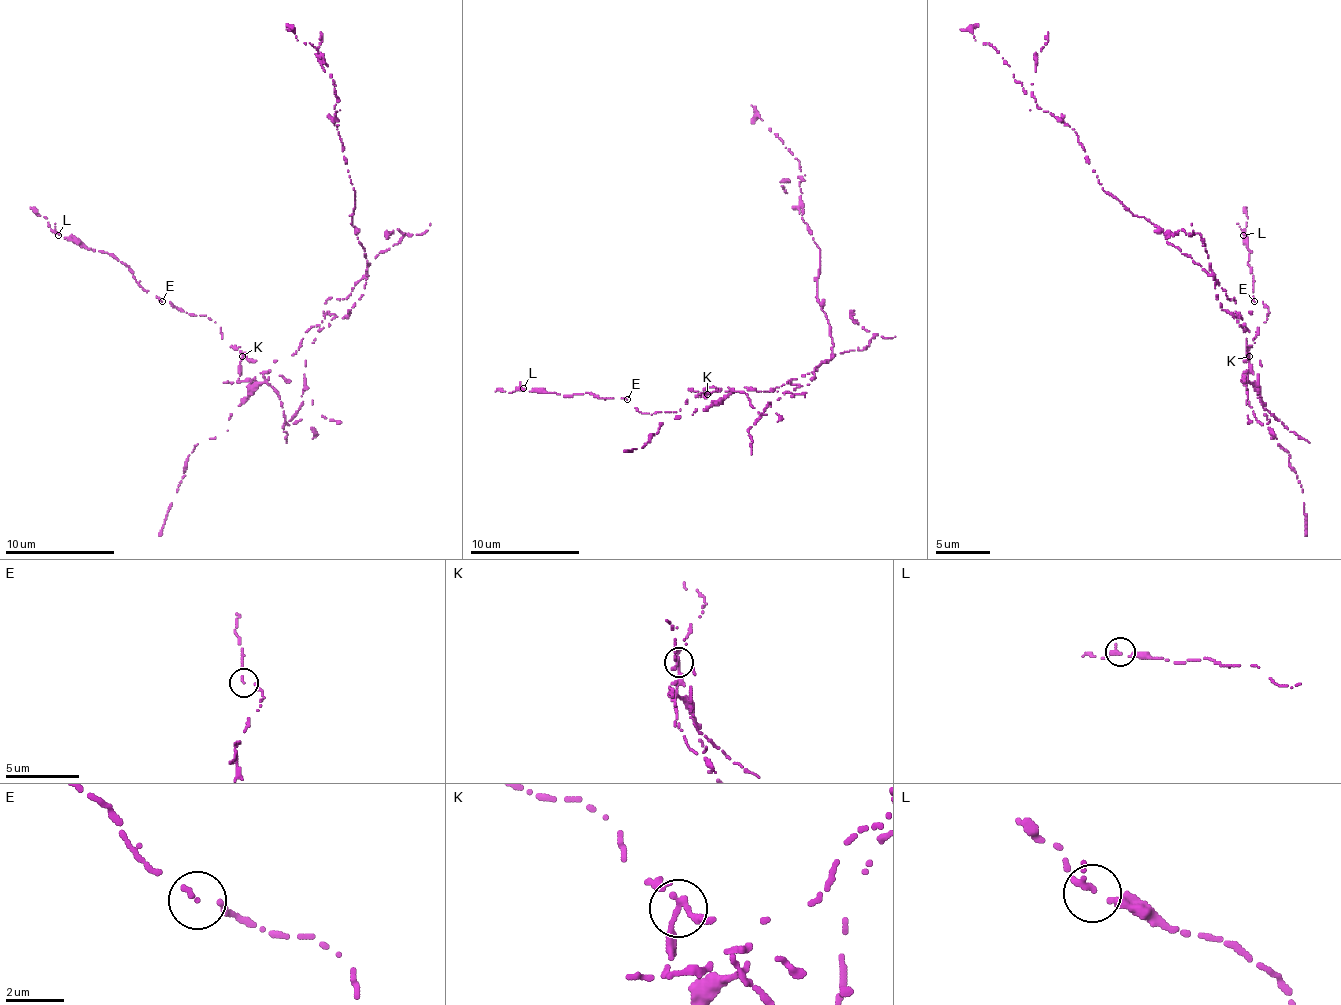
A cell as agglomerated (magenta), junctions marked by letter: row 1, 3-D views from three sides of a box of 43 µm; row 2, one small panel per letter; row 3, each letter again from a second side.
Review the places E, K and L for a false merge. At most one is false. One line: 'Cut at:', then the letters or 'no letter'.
Cut at: K

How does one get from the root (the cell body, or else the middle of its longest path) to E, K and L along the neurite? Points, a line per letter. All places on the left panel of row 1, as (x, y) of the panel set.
E: (327, 301), (321, 323), (261, 383), (239, 380), (242, 355), (206, 314), (162, 301)
K: (327, 301), (321, 323), (305, 331), (302, 345), (291, 355), (274, 361), (261, 383), (239, 380), (242, 355)
L: (327, 301), (321, 323), (261, 383), (239, 380), (242, 355), (206, 314), (181, 312), (110, 254), (58, 235)

